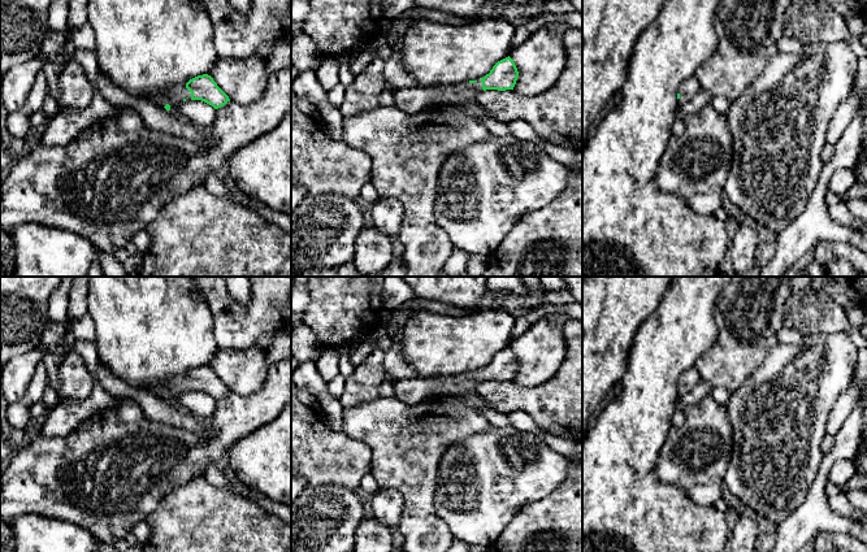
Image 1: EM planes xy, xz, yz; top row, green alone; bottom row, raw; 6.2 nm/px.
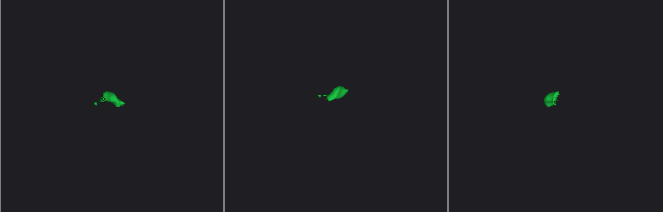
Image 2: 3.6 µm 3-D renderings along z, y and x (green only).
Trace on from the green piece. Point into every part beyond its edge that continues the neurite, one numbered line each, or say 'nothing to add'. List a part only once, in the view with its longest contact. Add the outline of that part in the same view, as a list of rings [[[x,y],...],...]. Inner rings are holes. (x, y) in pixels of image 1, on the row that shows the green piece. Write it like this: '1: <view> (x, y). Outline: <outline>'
1: xy (173, 98). Outline: [[[186,84],[177,86],[168,94],[162,96],[155,96],[148,99],[147,101],[156,104],[159,107],[165,107],[166,104],[170,105],[170,110],[174,110],[175,107],[183,100],[191,100],[191,92],[186,88]]]

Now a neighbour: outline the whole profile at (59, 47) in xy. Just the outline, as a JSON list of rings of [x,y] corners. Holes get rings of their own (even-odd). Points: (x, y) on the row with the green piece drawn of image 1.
[[[49,32],[47,34],[40,53],[38,56],[43,62],[53,61],[58,64],[68,62],[77,51],[71,32]]]

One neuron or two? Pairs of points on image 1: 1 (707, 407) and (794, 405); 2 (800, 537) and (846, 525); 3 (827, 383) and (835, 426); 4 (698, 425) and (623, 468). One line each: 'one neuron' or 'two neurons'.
1: two neurons
2: one neuron
3: two neurons
4: two neurons

